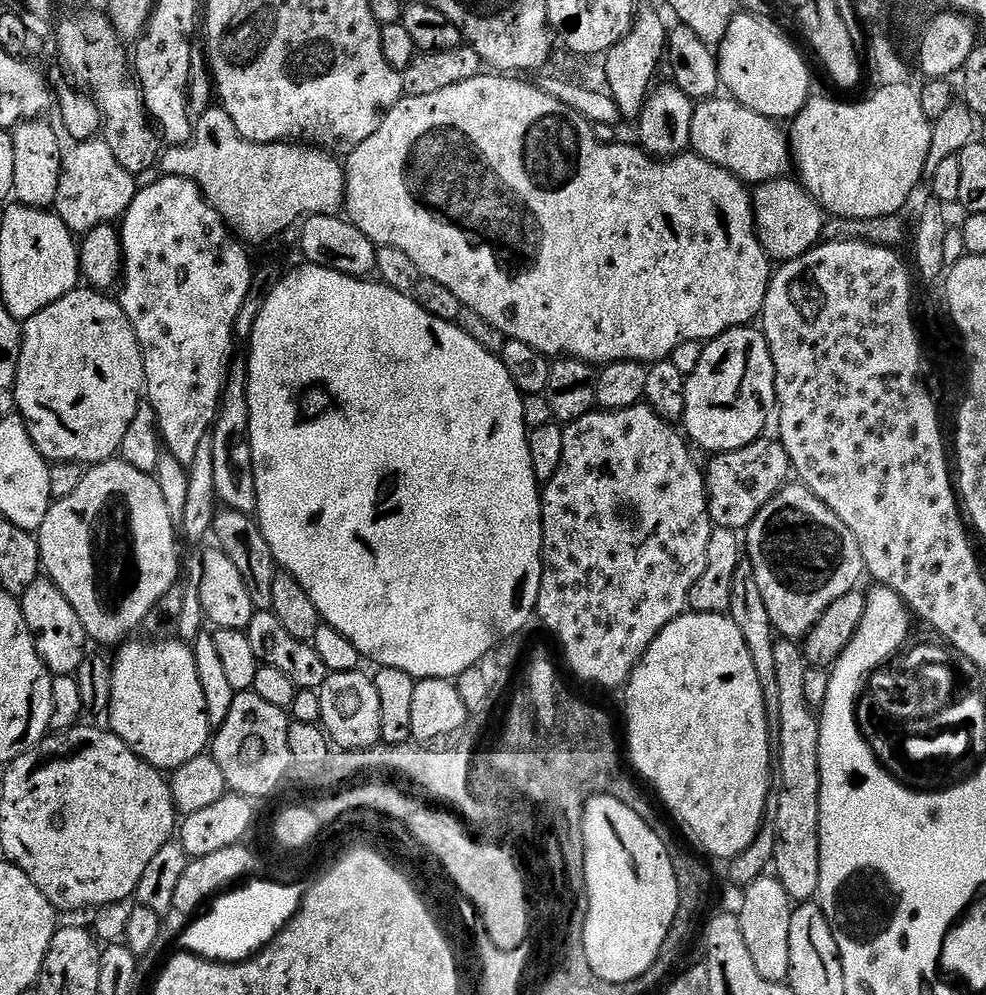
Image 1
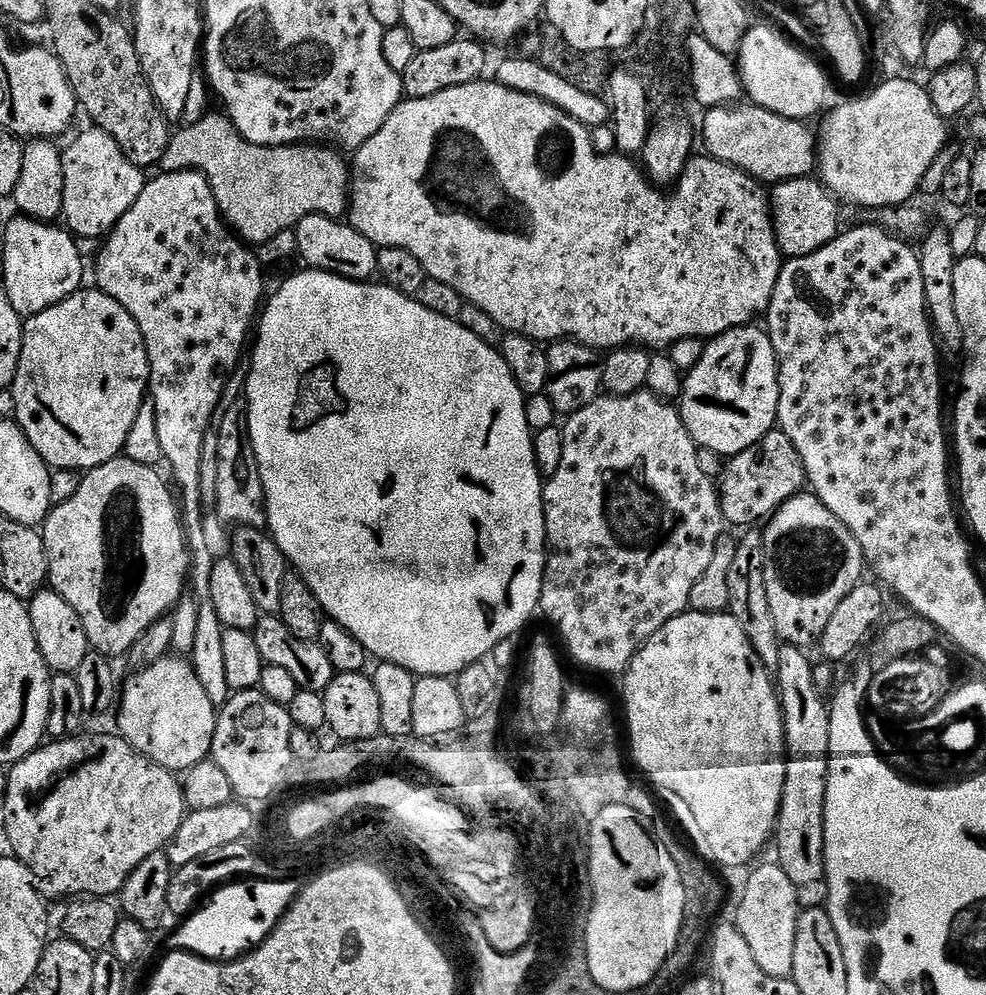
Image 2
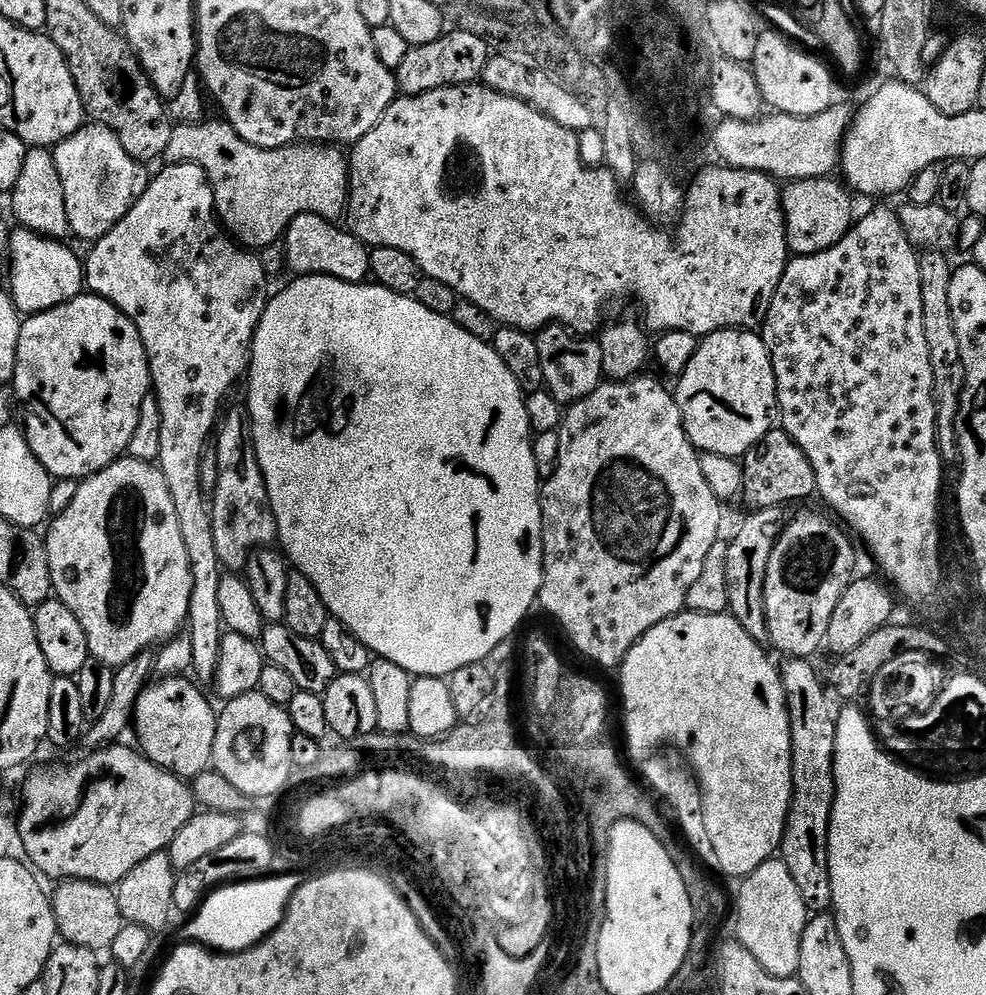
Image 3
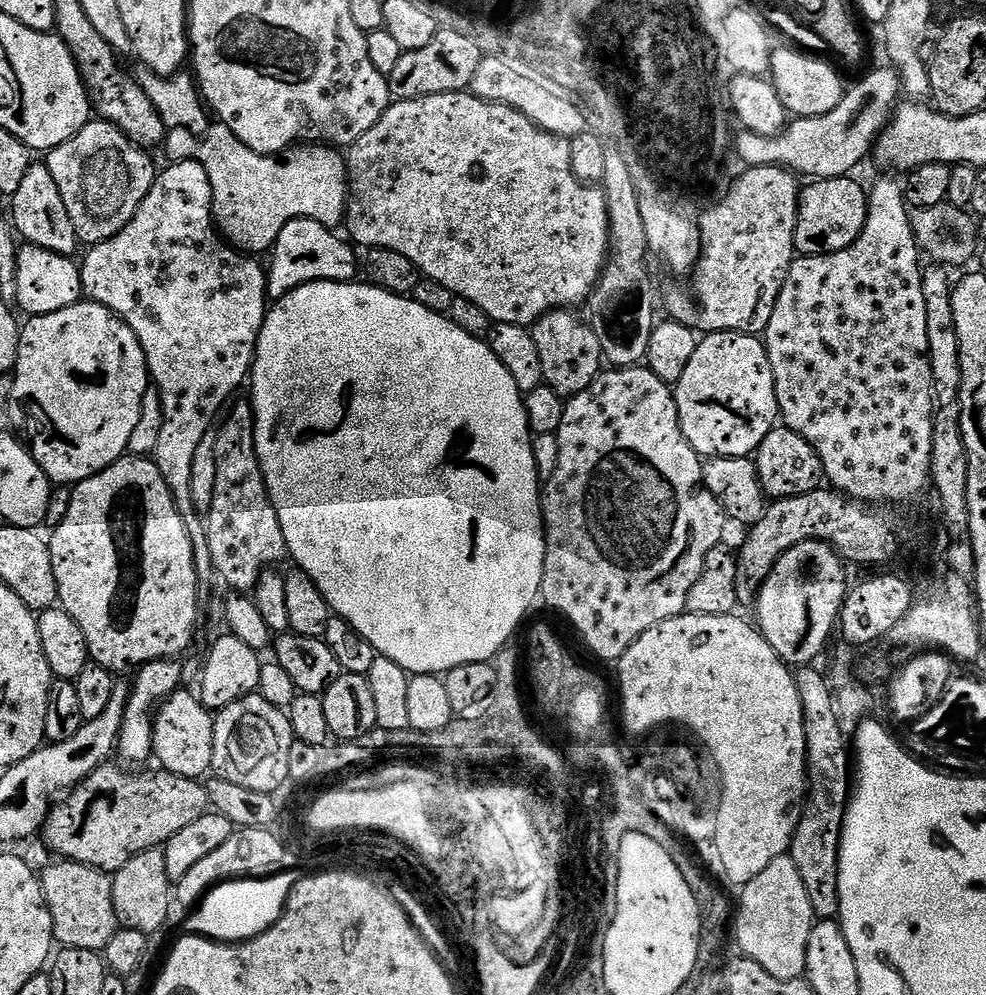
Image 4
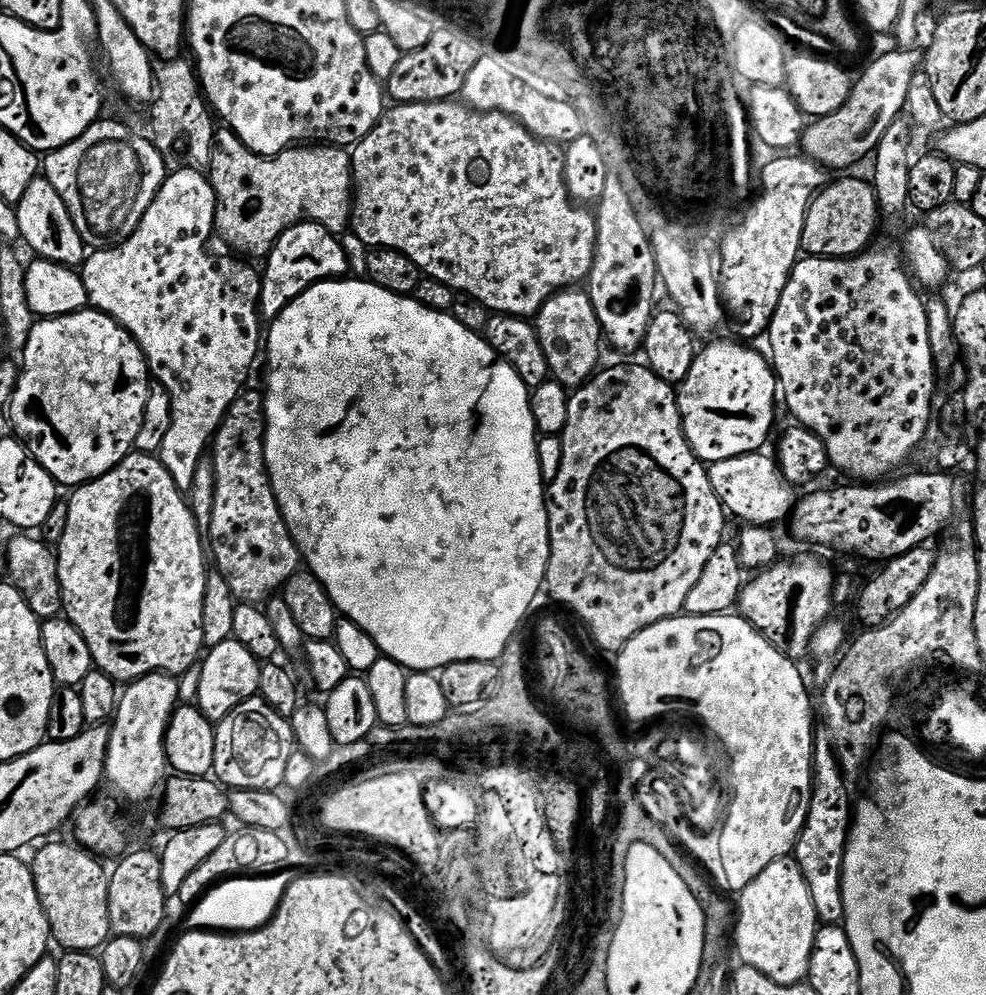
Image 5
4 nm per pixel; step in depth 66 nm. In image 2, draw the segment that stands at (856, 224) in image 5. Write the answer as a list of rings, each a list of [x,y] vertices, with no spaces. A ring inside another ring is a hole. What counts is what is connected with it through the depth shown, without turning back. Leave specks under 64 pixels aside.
[[[811,175],[782,181],[770,192],[770,211],[772,229],[784,258],[805,256],[822,250],[842,231],[840,225],[840,208],[835,196]]]

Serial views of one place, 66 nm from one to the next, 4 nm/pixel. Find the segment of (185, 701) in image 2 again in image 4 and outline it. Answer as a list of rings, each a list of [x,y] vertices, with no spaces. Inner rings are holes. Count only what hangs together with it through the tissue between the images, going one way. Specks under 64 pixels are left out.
[[[185,690],[175,691],[156,708],[153,719],[152,756],[160,759],[159,767],[191,780],[207,777],[212,769],[214,754],[214,716],[200,703],[199,695]]]

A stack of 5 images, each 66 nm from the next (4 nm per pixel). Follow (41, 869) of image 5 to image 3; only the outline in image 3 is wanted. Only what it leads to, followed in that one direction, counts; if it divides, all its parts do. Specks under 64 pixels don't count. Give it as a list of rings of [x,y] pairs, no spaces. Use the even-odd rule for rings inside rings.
[[[66,880],[55,885],[56,893],[50,899],[57,933],[67,943],[88,948],[97,954],[111,949],[114,938],[118,938],[118,930],[122,930],[125,920],[122,910],[118,910],[118,898],[115,891],[107,884],[95,884],[86,880]]]

